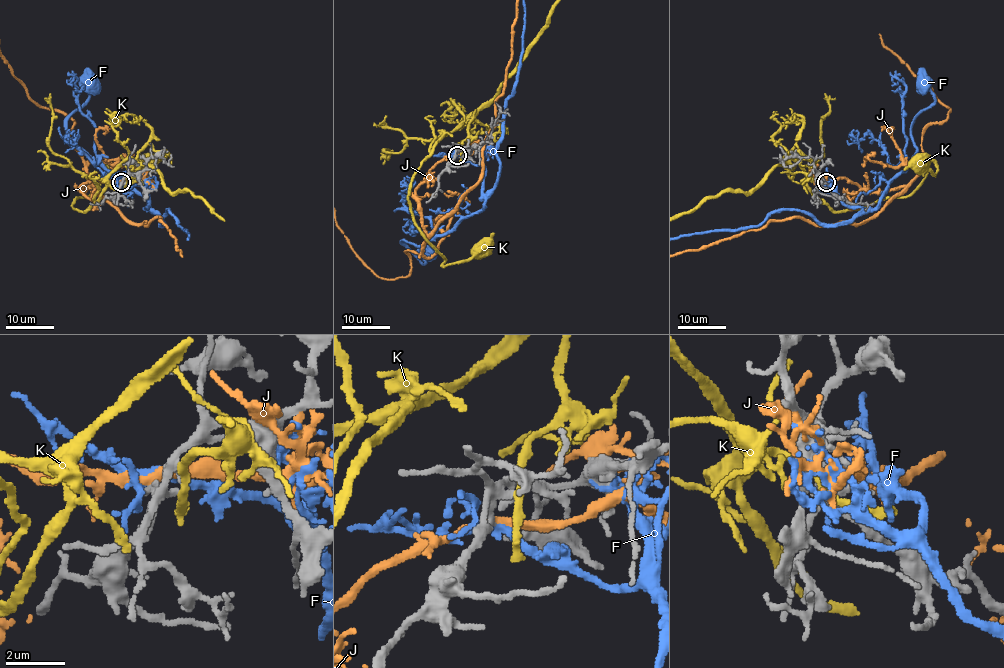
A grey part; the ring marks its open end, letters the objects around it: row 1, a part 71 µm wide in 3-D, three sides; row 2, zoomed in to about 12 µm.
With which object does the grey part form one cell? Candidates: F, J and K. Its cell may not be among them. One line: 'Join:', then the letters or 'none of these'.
Join: none of these

